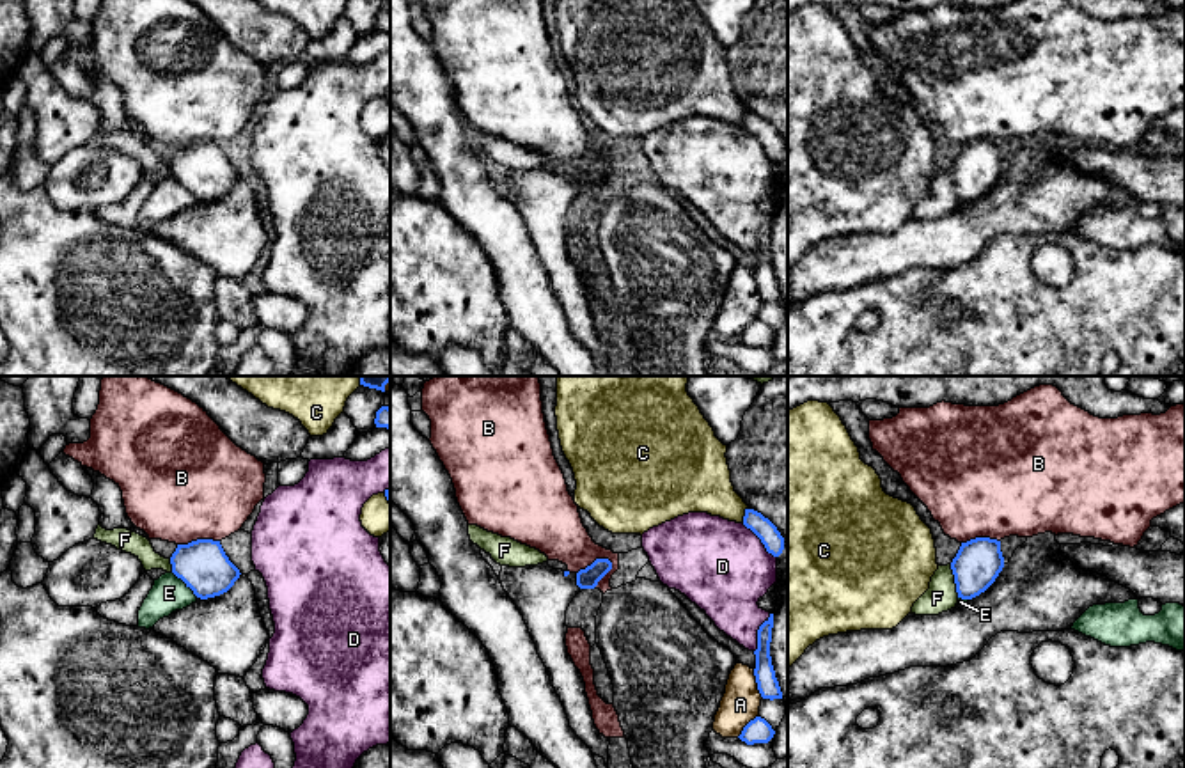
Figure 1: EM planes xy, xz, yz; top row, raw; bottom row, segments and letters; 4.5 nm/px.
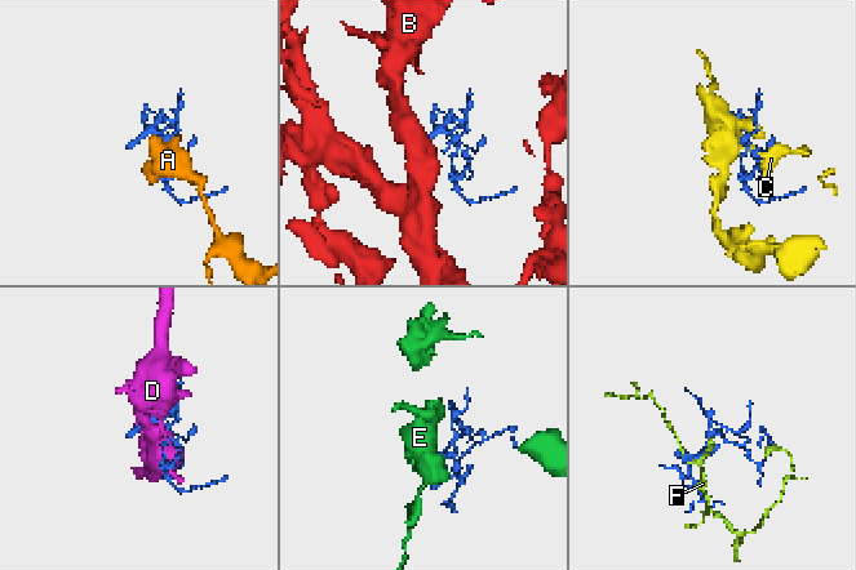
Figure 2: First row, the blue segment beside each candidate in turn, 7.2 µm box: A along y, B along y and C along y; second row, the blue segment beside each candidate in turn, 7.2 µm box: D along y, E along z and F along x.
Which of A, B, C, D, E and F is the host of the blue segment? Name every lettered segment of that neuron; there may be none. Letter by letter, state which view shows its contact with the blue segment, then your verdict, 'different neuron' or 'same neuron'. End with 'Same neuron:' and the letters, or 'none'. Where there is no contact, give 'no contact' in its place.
A: meets blue in xz; different neuron
B: meets blue in xz; different neuron
C: meets blue in xz; different neuron
D: meets blue in xz; different neuron
E: meets blue in xy; different neuron
F: meets blue in yz; different neuron
Same neuron: none

